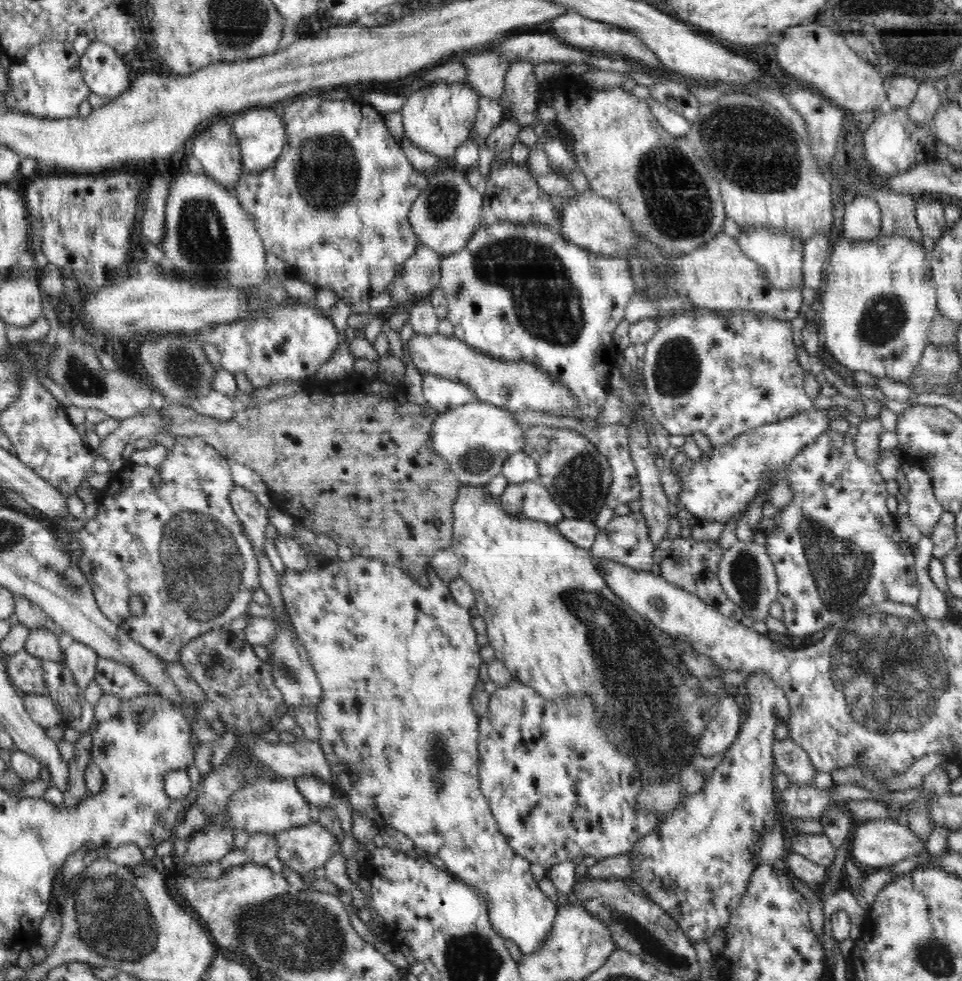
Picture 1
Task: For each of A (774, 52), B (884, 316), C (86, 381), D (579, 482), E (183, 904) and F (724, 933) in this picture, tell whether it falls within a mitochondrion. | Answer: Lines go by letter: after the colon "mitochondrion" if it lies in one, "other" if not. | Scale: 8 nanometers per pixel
A: other
B: mitochondrion
C: mitochondrion
D: mitochondrion
E: other
F: other

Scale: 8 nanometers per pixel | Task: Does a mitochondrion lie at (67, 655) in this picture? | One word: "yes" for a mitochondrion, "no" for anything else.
no

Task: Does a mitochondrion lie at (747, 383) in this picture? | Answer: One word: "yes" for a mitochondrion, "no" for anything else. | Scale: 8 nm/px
no

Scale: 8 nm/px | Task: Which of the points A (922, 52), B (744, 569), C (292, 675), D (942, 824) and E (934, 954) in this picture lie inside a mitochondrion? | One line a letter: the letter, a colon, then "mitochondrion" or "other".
A: mitochondrion
B: mitochondrion
C: mitochondrion
D: other
E: mitochondrion

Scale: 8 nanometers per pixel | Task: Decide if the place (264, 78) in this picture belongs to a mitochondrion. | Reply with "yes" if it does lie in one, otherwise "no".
no

